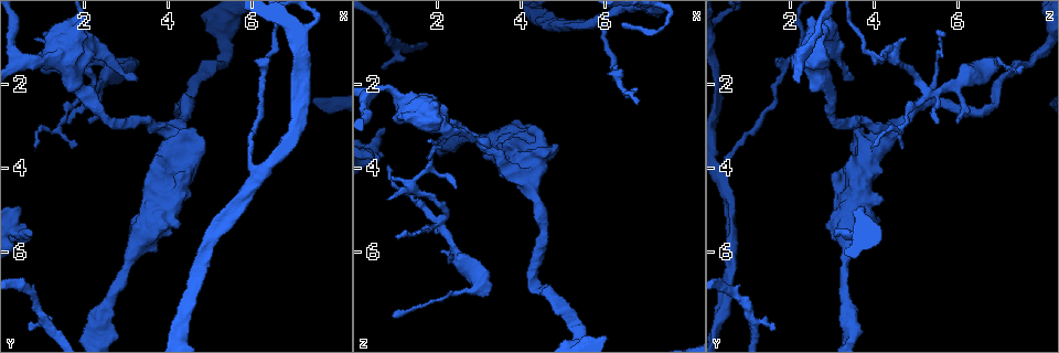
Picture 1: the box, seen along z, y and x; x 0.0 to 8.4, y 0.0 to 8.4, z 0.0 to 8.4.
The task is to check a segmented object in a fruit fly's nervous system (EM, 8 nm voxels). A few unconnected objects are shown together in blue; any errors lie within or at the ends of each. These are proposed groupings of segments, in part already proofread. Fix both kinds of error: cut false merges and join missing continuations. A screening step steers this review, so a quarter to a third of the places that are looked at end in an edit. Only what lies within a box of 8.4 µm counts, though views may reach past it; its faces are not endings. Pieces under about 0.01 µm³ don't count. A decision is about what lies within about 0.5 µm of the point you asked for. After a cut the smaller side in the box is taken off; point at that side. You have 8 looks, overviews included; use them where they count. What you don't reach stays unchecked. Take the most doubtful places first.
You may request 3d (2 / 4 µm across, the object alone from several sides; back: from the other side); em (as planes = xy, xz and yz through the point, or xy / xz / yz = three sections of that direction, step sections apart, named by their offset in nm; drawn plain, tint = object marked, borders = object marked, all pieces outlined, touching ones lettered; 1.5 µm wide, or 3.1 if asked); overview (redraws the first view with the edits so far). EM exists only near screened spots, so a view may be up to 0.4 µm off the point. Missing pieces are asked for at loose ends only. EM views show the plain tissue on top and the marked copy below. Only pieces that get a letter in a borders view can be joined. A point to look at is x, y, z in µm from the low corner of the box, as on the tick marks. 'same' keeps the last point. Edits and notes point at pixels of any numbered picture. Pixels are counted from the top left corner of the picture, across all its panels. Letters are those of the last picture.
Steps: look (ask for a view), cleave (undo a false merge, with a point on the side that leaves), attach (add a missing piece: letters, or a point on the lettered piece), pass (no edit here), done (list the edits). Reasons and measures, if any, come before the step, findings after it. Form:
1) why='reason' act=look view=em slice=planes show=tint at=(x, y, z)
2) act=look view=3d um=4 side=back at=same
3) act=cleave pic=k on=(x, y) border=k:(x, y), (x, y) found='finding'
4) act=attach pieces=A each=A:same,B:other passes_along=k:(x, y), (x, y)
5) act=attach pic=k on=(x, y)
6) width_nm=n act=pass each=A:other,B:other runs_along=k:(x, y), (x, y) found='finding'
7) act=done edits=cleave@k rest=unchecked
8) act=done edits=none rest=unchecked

act=look view=em slice=planes show=borders at=(0.70, 5.65, 3.10)

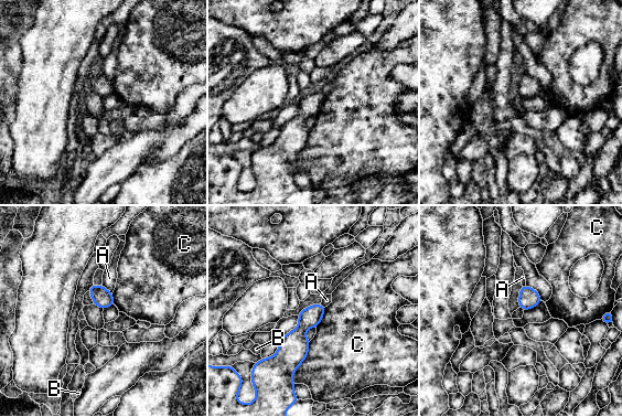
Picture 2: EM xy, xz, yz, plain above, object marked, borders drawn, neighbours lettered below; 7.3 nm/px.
act=pass each=A:other,B:other,C:other found='none of them fits'

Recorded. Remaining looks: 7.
why='an open end' act=look view=3d um=4 at=(1.00, 0.85, 5.70)

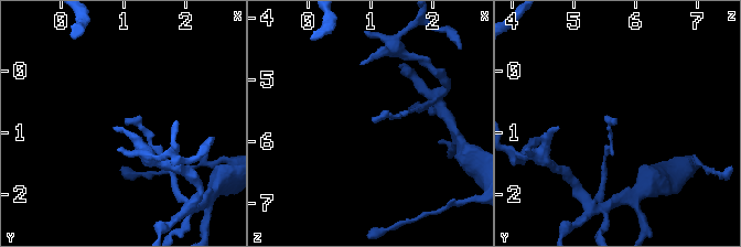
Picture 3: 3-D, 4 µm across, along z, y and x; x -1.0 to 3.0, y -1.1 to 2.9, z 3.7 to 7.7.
why='shape alone is not enough' act=look view=em slice=planes show=borders at=(1.00, 0.85, 5.65)

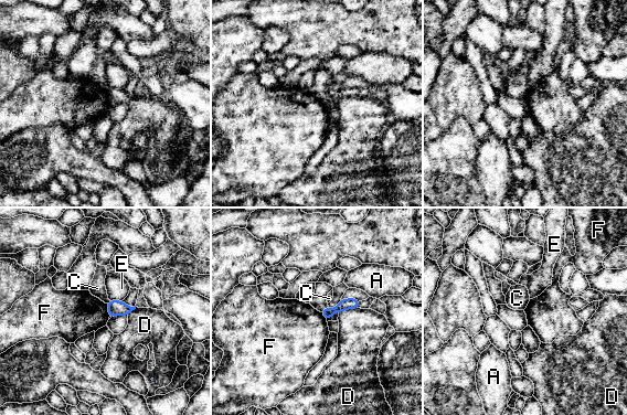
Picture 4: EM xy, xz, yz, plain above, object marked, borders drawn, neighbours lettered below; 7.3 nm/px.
longest_contact=D:140nm act=pass each=A:other,C:other,D:other,E:other,F:other found='none of them fits'

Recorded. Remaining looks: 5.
why='sharp bend' act=look view=em slice=xz step=8 show=tint at=(4.35, 2.55, 6.85)

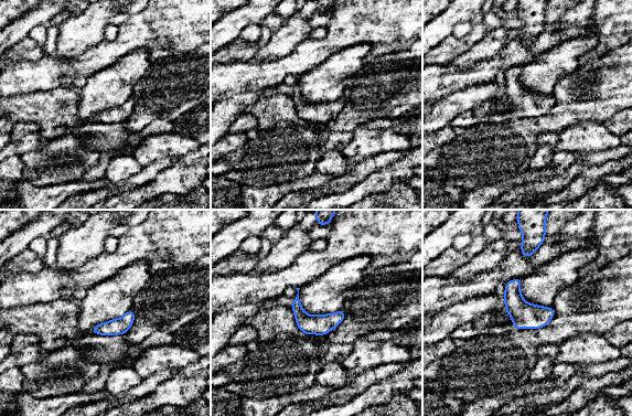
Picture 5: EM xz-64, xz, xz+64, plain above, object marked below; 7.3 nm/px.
act=look view=em slice=planes show=borders at=same

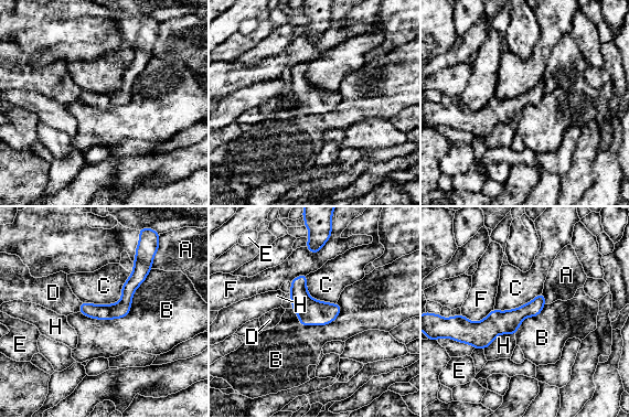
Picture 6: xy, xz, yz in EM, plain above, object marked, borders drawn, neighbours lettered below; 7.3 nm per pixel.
act=pass each=A:other,B:other,C:other,D:other,E:other,F:other,H:other runs_along=6:(542, 300), (508, 322), (462, 324) found='all the same neuron'

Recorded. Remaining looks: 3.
act=done edits=none rest=unchecked

